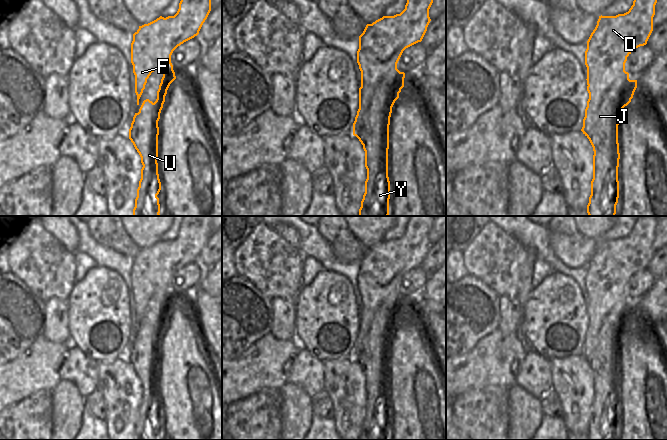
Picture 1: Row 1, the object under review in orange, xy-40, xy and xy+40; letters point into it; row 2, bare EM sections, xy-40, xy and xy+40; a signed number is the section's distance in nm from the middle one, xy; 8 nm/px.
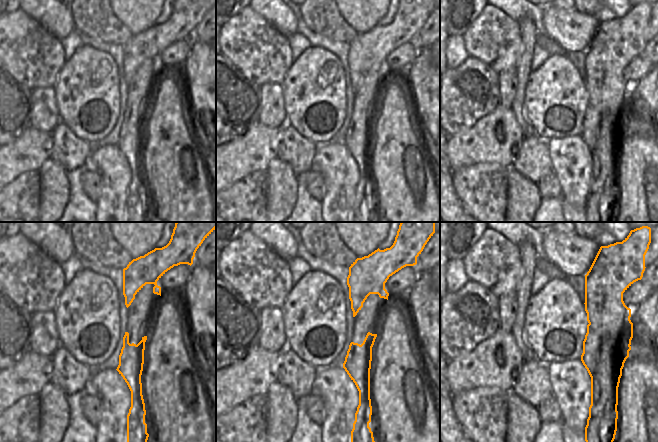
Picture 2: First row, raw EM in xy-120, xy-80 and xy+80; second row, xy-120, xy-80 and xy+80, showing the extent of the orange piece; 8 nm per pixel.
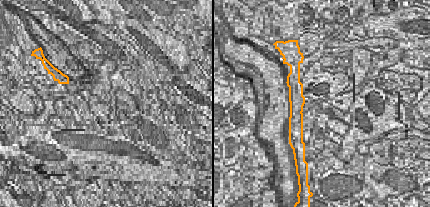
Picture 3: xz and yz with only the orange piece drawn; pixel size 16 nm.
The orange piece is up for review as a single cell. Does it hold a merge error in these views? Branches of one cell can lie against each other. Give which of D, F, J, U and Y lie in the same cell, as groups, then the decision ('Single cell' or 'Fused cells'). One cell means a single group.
Groups: D F / J U Y. Fused cells.

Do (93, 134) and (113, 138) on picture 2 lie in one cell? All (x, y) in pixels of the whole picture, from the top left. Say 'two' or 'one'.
two

